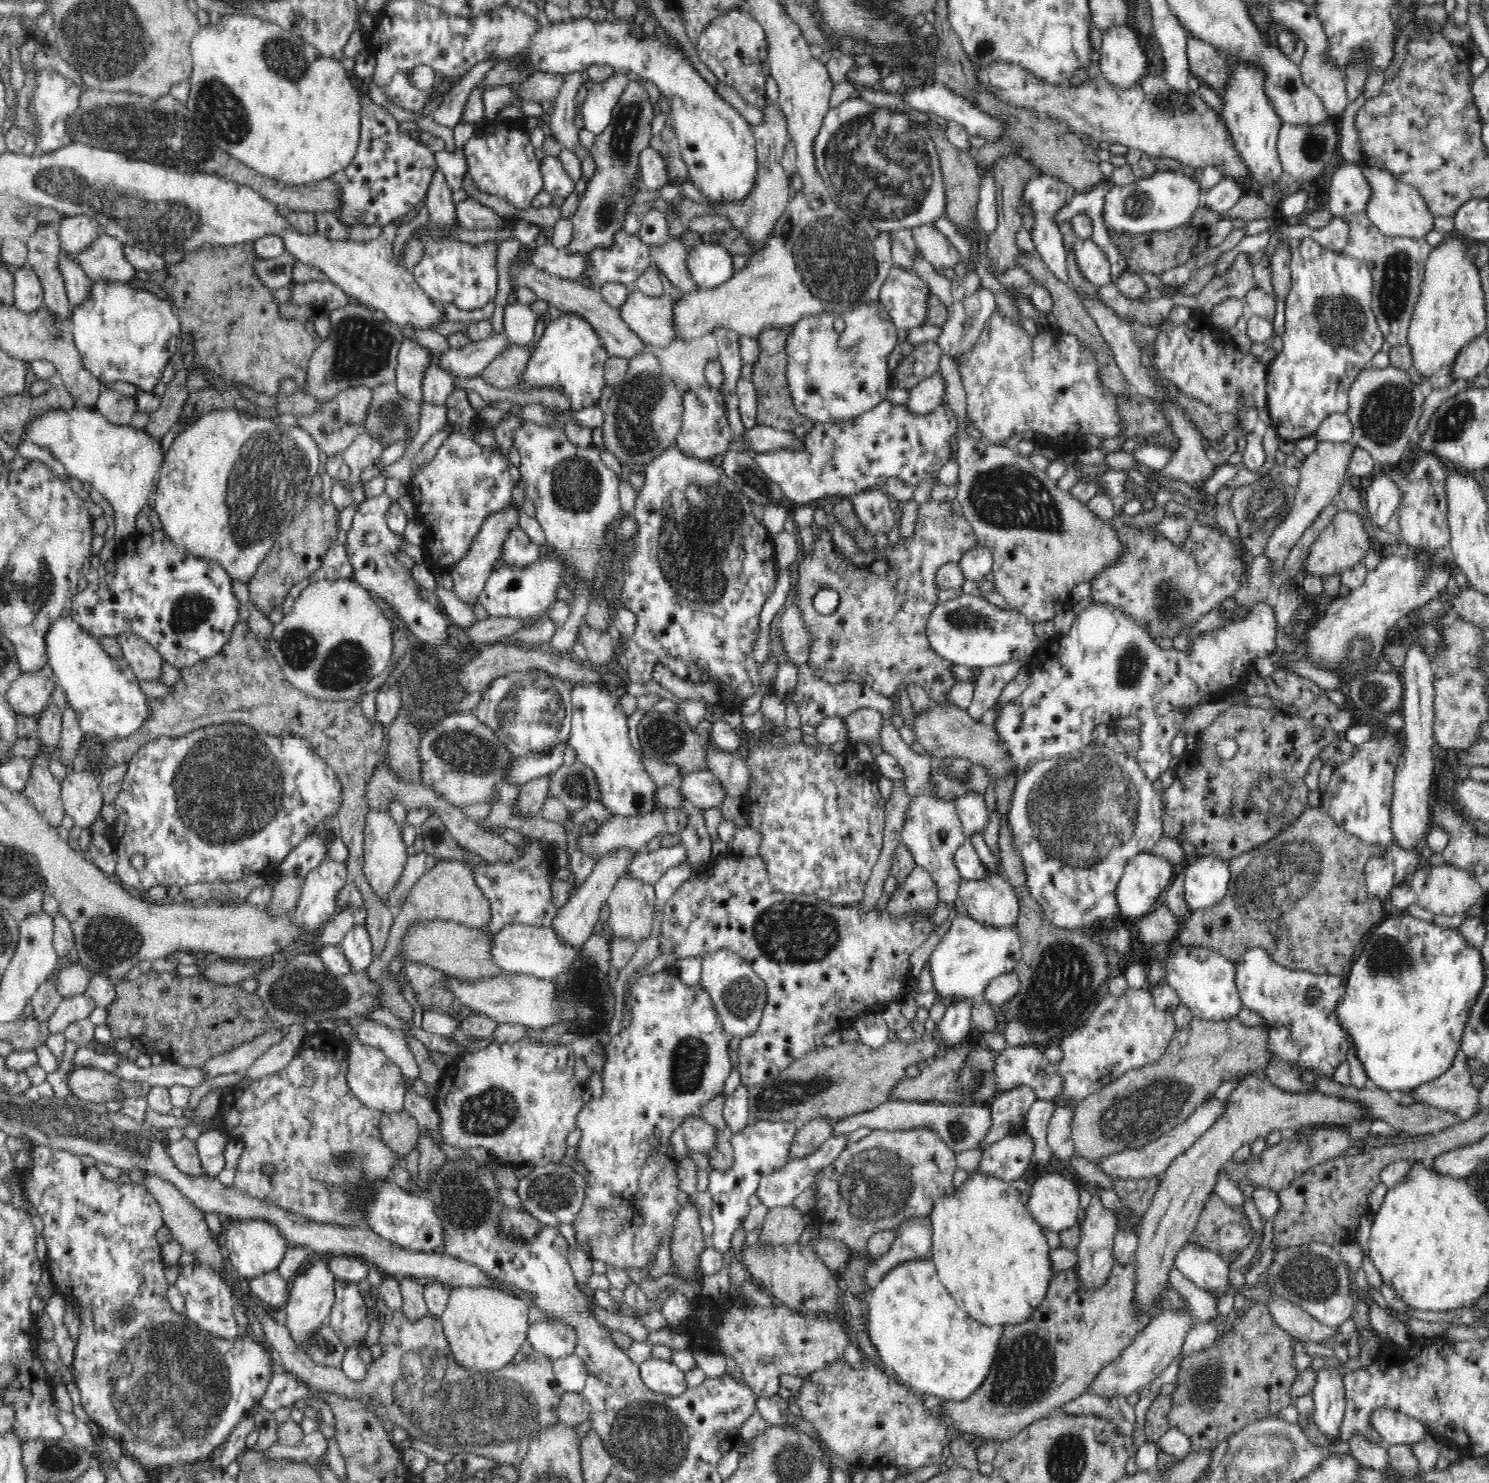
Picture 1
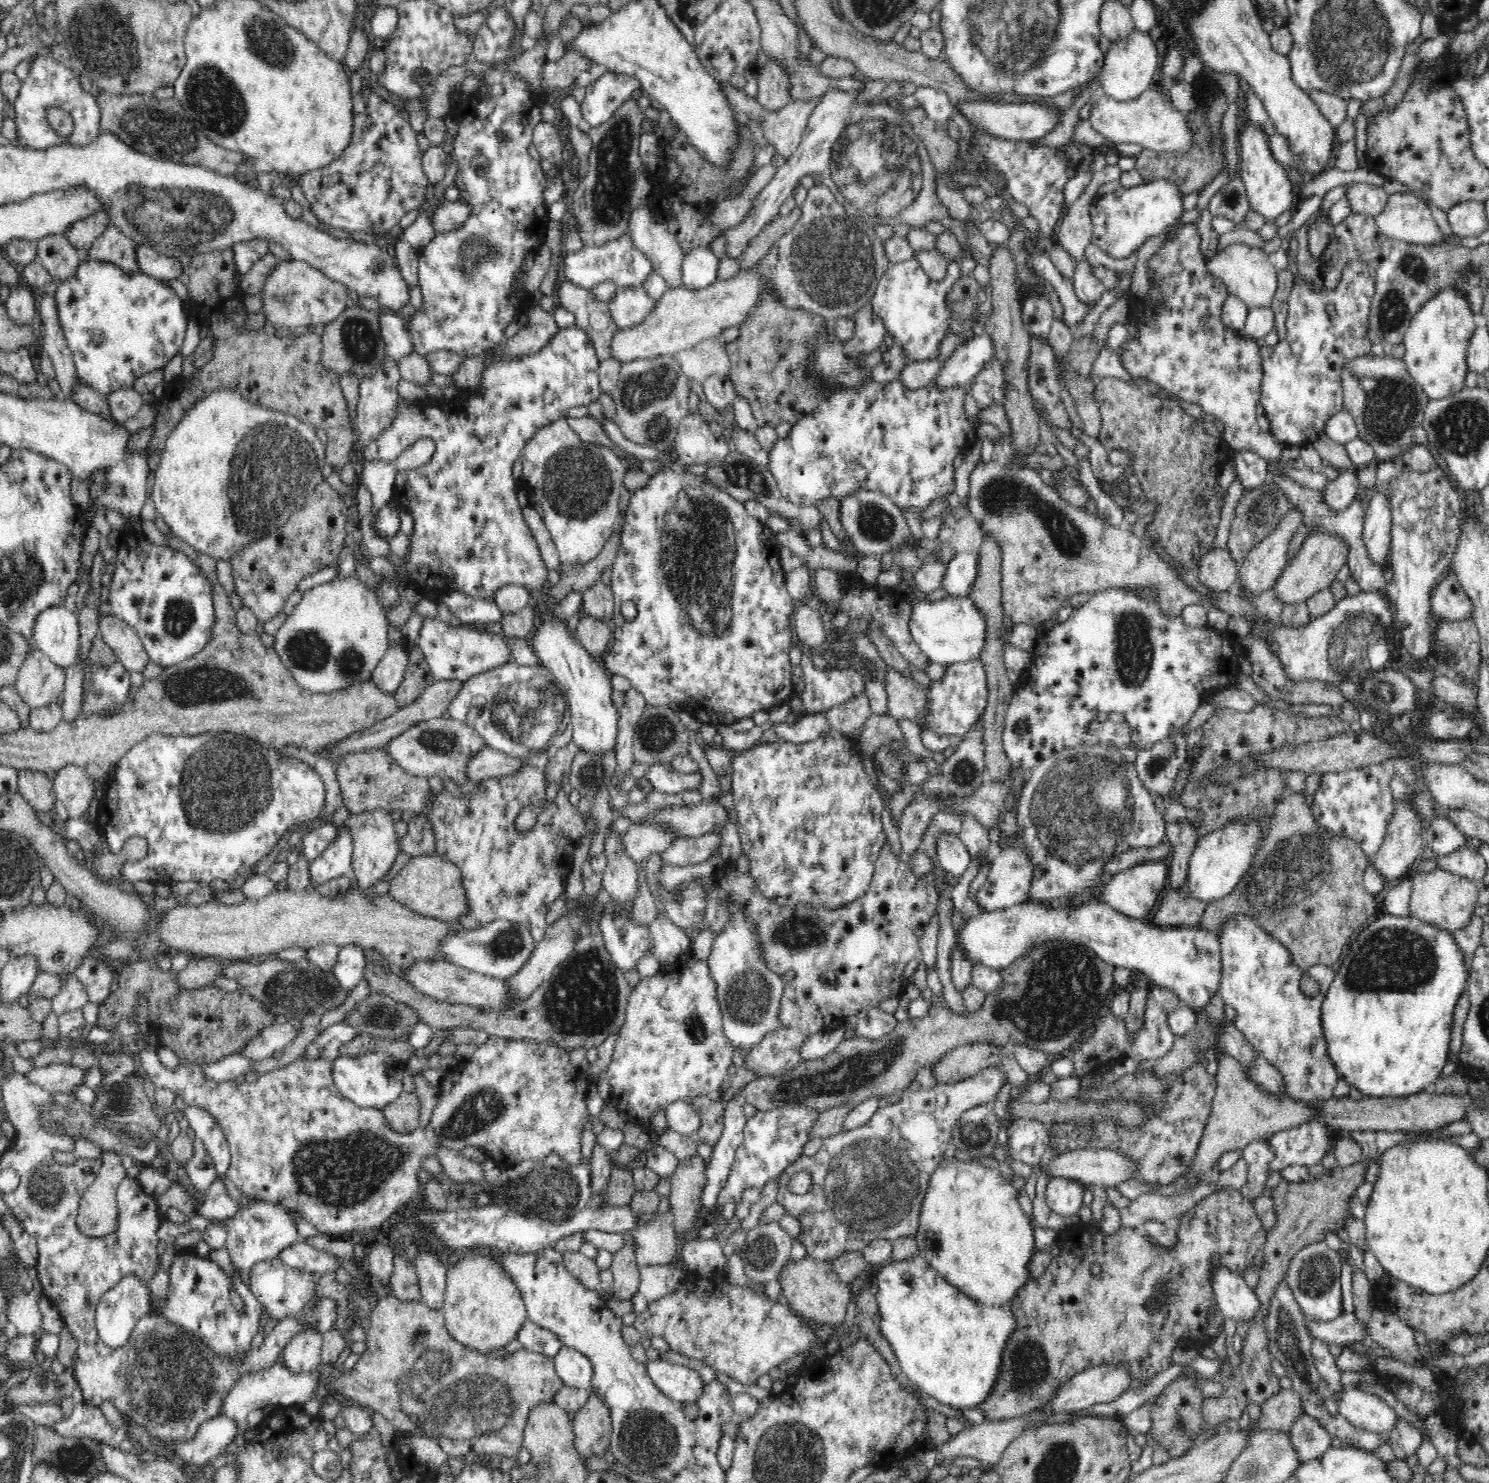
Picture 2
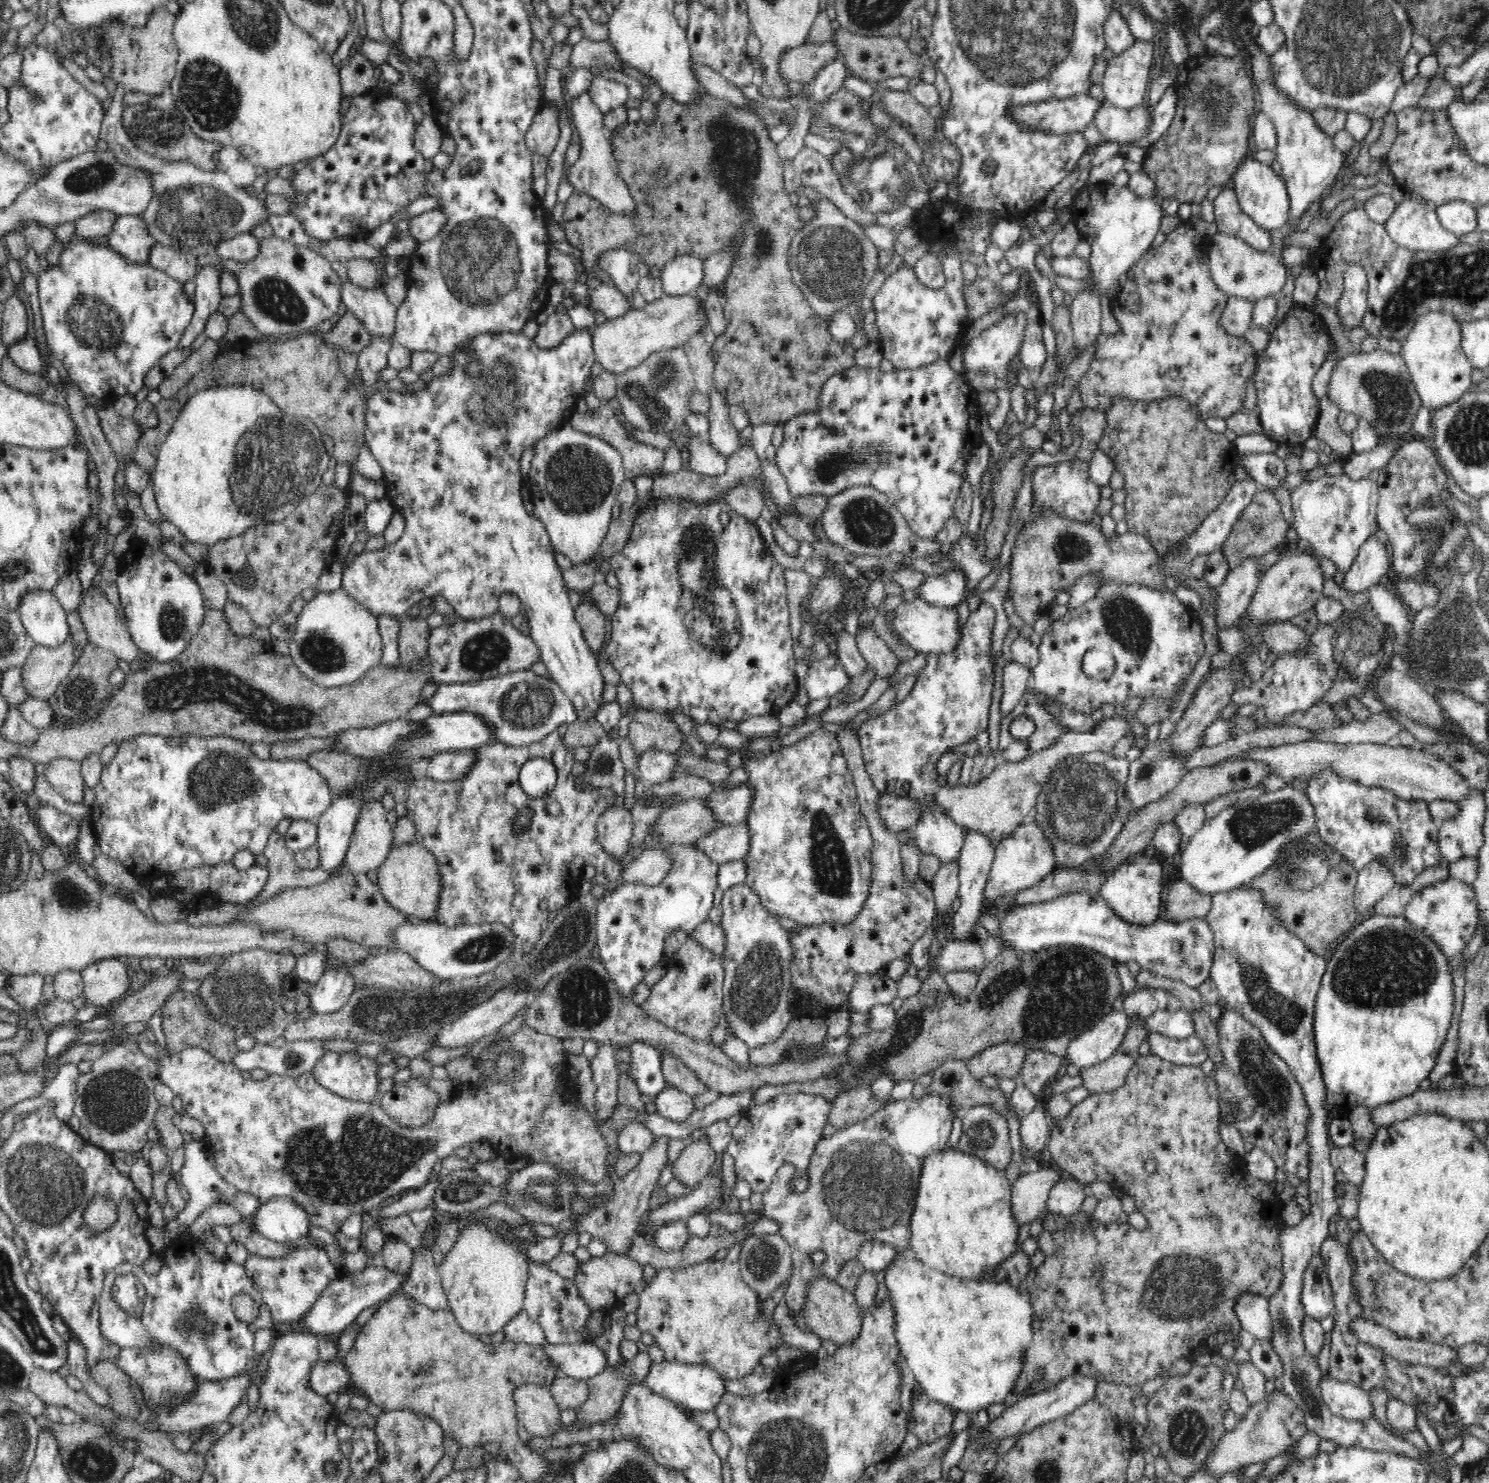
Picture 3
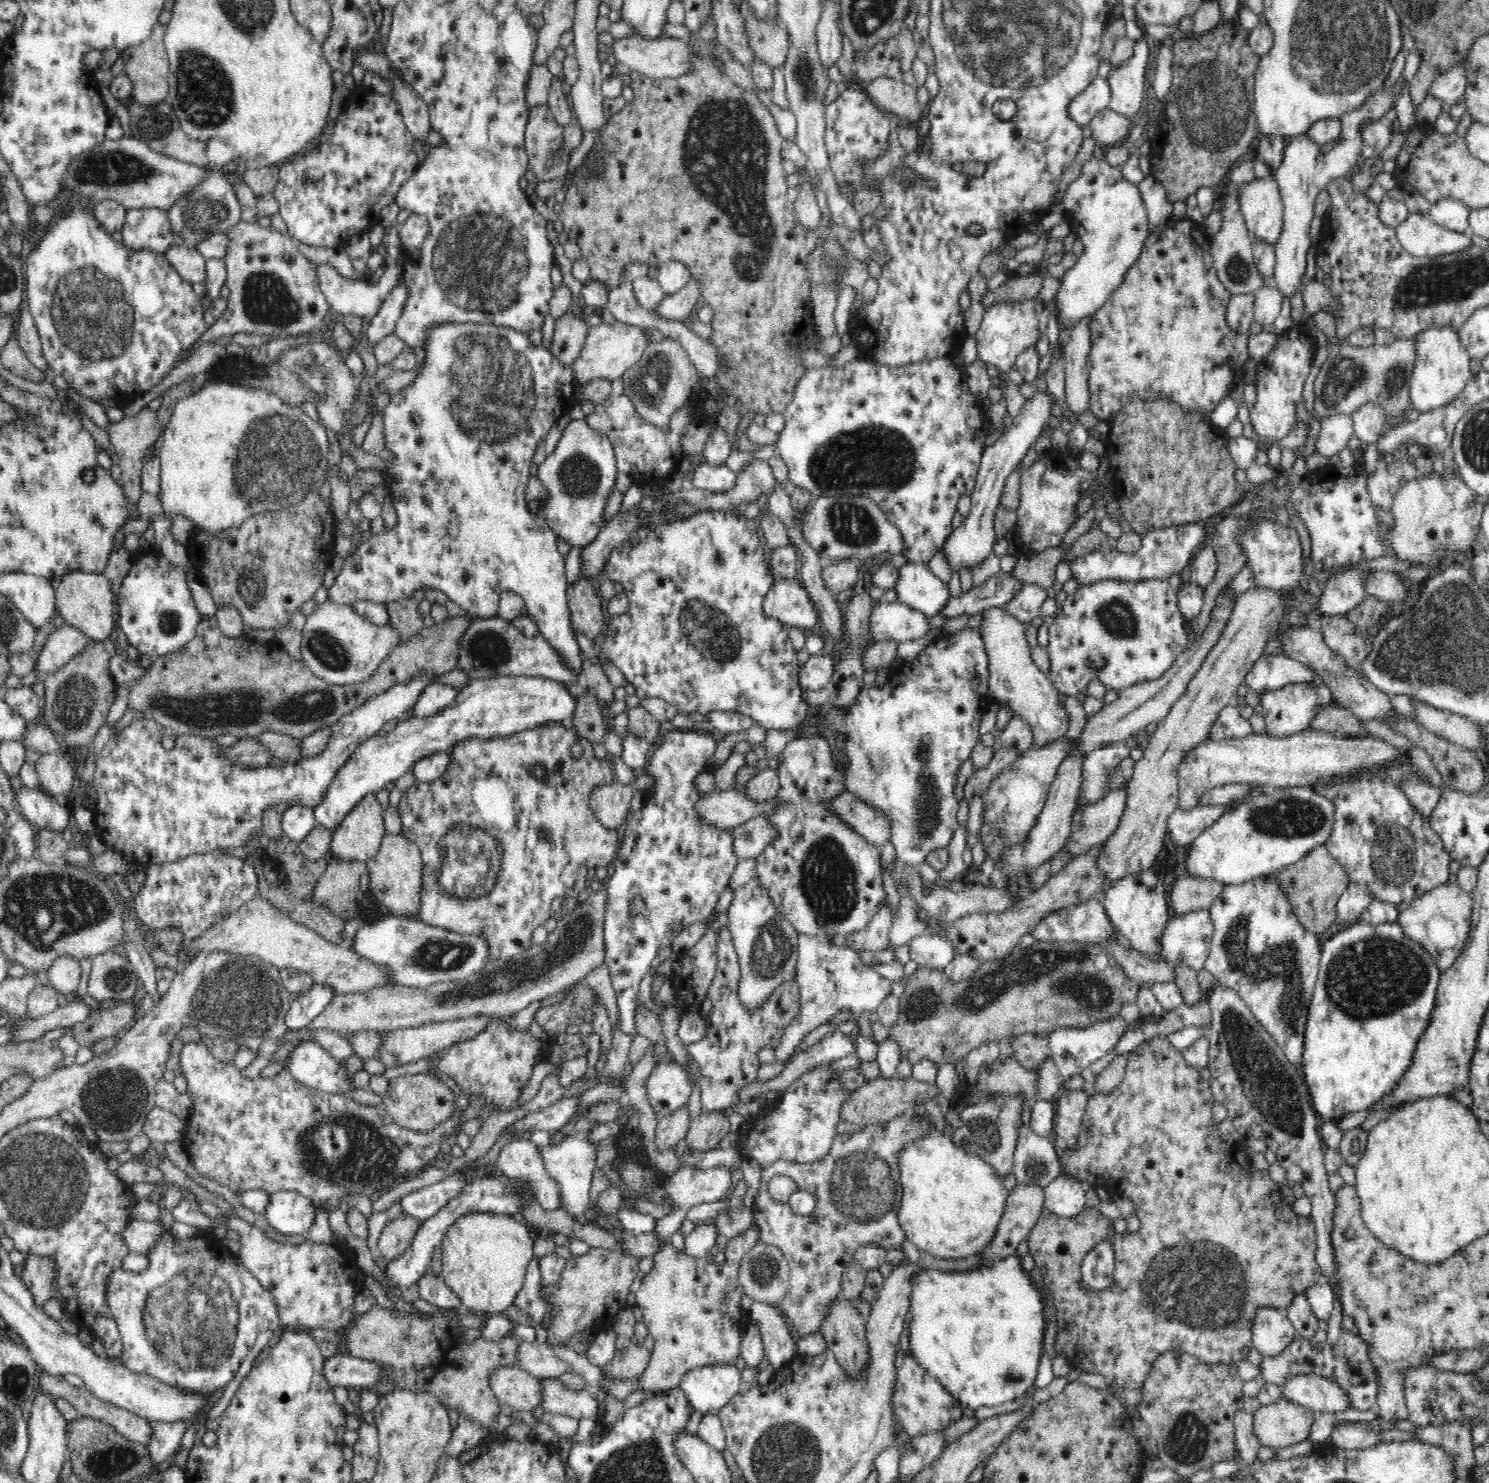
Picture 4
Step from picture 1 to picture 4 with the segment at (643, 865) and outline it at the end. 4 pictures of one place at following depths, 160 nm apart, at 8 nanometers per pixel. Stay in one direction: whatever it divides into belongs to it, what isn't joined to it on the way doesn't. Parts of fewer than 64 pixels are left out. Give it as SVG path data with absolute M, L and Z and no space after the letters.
M758 815L732 829L737 859L755 859L777 837L777 830L768 818Z

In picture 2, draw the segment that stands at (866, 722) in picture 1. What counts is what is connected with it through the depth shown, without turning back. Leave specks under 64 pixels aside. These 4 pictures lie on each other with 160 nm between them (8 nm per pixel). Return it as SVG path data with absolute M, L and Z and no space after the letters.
M862 694L838 707L833 707L826 712L825 716L831 729L850 738L853 733L862 730L872 713L868 696Z

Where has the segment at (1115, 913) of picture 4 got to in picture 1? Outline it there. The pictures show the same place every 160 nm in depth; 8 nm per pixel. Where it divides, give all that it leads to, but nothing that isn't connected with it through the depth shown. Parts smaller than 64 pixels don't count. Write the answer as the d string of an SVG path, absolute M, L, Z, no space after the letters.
M1154 853L1133 855L1126 863L1116 886L1116 900L1124 919L1139 919L1152 911L1161 901L1165 890L1175 876L1176 867L1166 857Z

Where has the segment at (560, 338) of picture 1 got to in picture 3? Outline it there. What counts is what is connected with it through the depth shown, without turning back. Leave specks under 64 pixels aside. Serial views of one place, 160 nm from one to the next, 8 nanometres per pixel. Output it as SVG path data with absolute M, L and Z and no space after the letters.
M582 328L582 330L574 330L574 334L570 334L563 338L563 341L556 345L555 347L546 349L544 347L538 347L535 343L535 339L529 339L524 336L522 333L504 333L504 332L492 332L492 334L480 334L478 336L473 336L471 339L468 339L459 349L456 349L452 352L452 355L449 356L451 358L449 360L449 364L451 367L449 371L446 371L445 374L437 375L436 378L427 380L427 385L425 389L420 390L420 392L412 393L400 393L400 392L390 392L386 390L379 390L375 394L368 396L368 412L367 412L367 429L365 430L365 444L368 445L370 452L376 458L376 461L382 466L384 471L384 481L383 481L383 495L386 496L389 501L392 503L392 506L399 511L403 517L405 518L405 529L403 534L400 537L400 540L396 542L396 544L390 544L390 546L386 546L384 550L378 550L378 552L368 552L368 554L360 554L358 558L354 557L354 560L350 562L350 566L346 566L343 571L343 577L341 582L341 588L344 589L344 592L348 594L348 596L352 597L352 600L356 600L357 604L364 605L366 609L370 612L373 612L375 615L386 615L386 616L396 616L400 617L408 612L413 604L416 602L420 602L424 596L436 597L438 595L444 596L446 600L454 607L455 613L458 615L459 619L463 620L477 620L481 618L486 618L489 615L493 615L498 612L499 608L499 598L502 593L512 593L516 595L521 602L522 612L526 612L528 614L528 618L530 618L530 626L529 626L529 635L534 639L536 646L539 647L540 657L542 657L542 661L548 671L550 671L550 675L552 675L552 679L560 686L560 689L564 692L564 695L568 696L568 699L571 700L572 703L575 704L576 708L579 708L579 712L577 714L578 721L588 721L588 723L592 723L596 717L596 712L603 704L603 693L604 693L604 678L600 672L600 668L598 668L598 656L593 653L591 648L587 645L585 641L581 626L578 624L578 621L575 617L574 608L570 605L570 601L568 601L568 591L565 587L565 580L563 577L563 571L560 570L556 561L554 560L554 556L556 554L556 550L552 548L553 544L551 543L551 538L547 533L547 530L544 528L544 525L540 522L540 519L536 518L534 515L528 515L526 509L524 509L524 503L522 503L521 496L521 483L525 482L522 480L521 471L520 471L520 460L522 458L522 453L532 447L535 442L538 442L541 438L547 436L551 430L557 429L560 427L567 419L575 412L575 405L580 398L584 397L584 392L586 390L591 392L590 383L588 383L588 378L590 378L590 368L592 368L592 364L594 363L593 358L593 348L592 348L592 330L587 330L586 328Z

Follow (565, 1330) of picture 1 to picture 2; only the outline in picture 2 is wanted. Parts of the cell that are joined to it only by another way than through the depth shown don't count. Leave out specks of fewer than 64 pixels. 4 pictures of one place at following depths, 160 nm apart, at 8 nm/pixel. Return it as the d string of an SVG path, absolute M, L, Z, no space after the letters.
M529 1319L520 1326L517 1339L524 1349L547 1355L550 1358L554 1358L563 1347L556 1334Z

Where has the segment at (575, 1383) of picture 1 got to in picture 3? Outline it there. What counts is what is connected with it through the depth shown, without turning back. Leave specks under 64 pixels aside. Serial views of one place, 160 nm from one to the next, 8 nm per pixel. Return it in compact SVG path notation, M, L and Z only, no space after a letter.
M544 1342L542 1349L564 1376L586 1380L607 1368L605 1352L592 1342L567 1345Z

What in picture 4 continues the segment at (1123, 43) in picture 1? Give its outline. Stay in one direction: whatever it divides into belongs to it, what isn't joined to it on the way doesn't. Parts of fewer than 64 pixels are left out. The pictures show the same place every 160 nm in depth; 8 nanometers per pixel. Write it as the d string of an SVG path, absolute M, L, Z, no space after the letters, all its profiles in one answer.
M1148 39L1134 41L1132 56L1120 69L1111 70L1107 76L1110 82L1111 99L1109 108L1130 119L1142 108L1144 96L1144 78L1148 66L1148 54L1151 52Z

